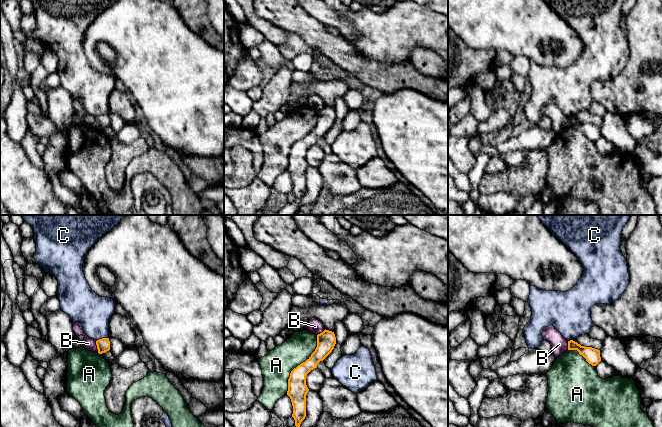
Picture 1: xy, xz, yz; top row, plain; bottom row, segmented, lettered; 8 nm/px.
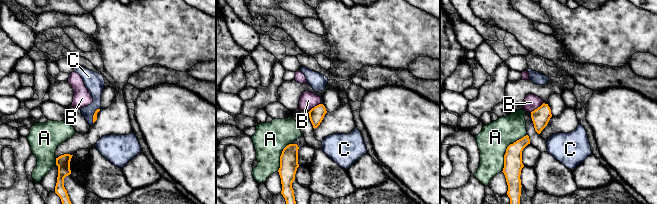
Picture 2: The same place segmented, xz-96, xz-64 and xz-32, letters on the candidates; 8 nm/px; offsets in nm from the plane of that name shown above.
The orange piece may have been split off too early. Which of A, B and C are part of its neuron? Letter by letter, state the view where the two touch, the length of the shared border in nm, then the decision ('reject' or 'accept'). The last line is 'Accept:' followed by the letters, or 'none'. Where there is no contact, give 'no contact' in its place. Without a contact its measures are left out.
A: contact in xz; length 550 nm; reject
B: contact in xy; length 110 nm; reject
C: contact in xy; length 100 nm; reject
Accept: none

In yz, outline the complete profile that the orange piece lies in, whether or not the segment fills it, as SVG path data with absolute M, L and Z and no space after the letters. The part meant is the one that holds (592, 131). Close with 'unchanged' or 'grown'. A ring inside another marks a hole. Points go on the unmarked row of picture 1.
M573 116L568 117L568 126L577 126L592 142L596 142L601 137L600 126L581 122Z | unchanged

